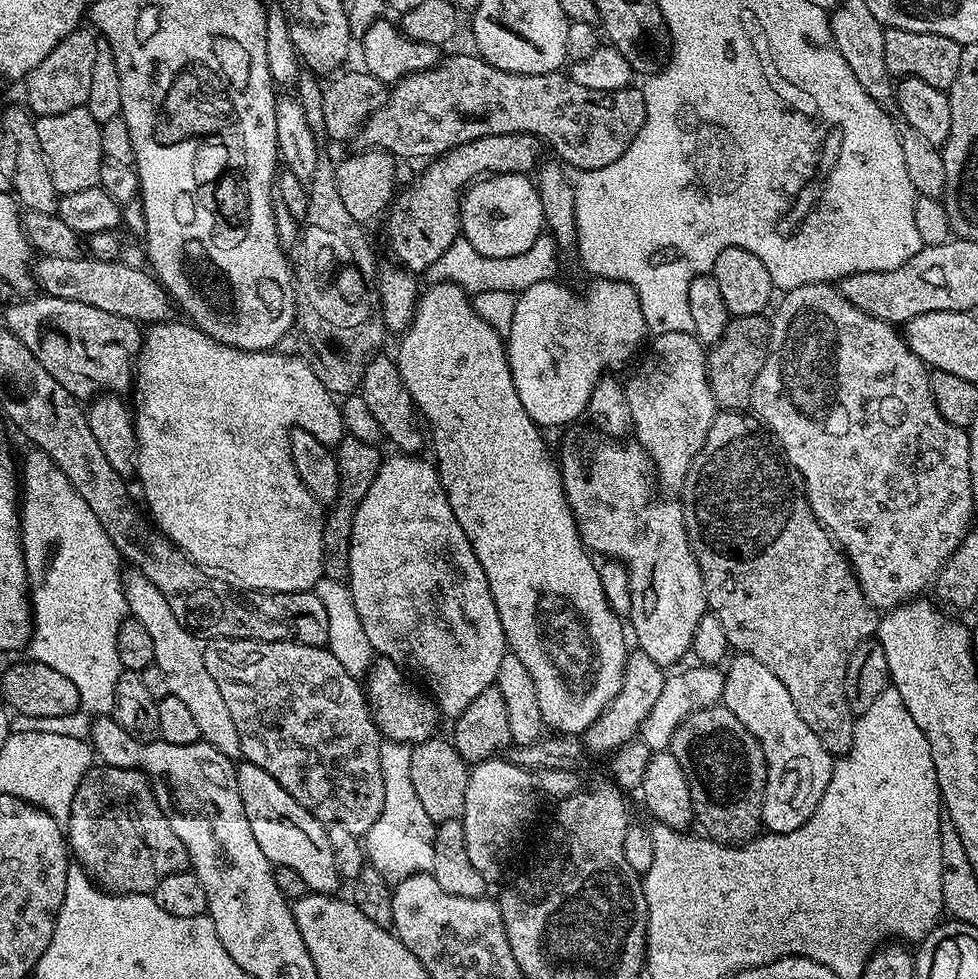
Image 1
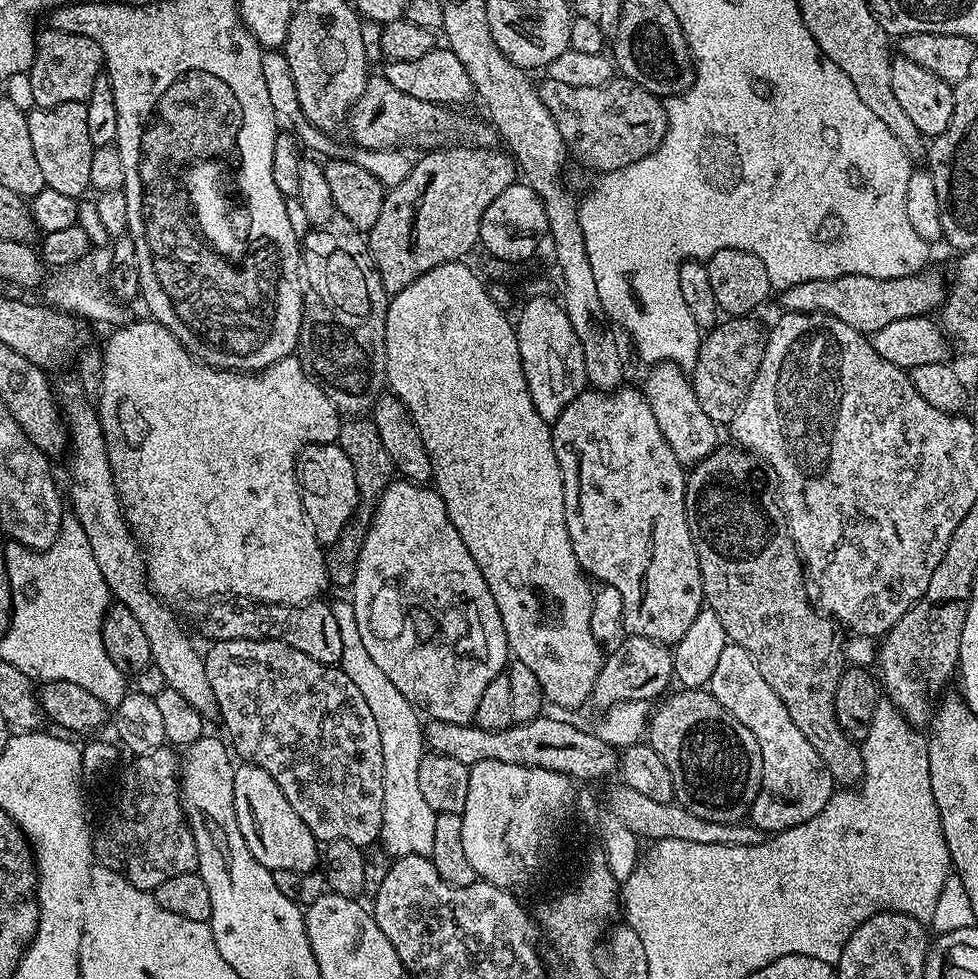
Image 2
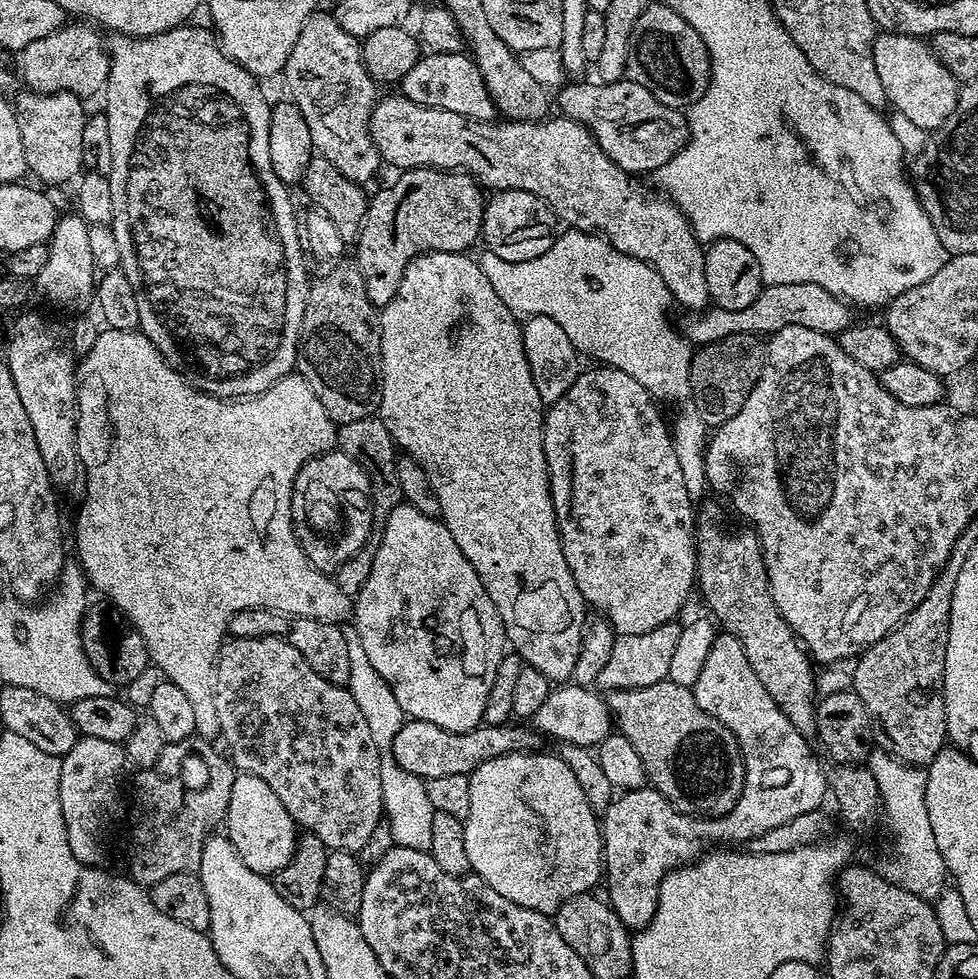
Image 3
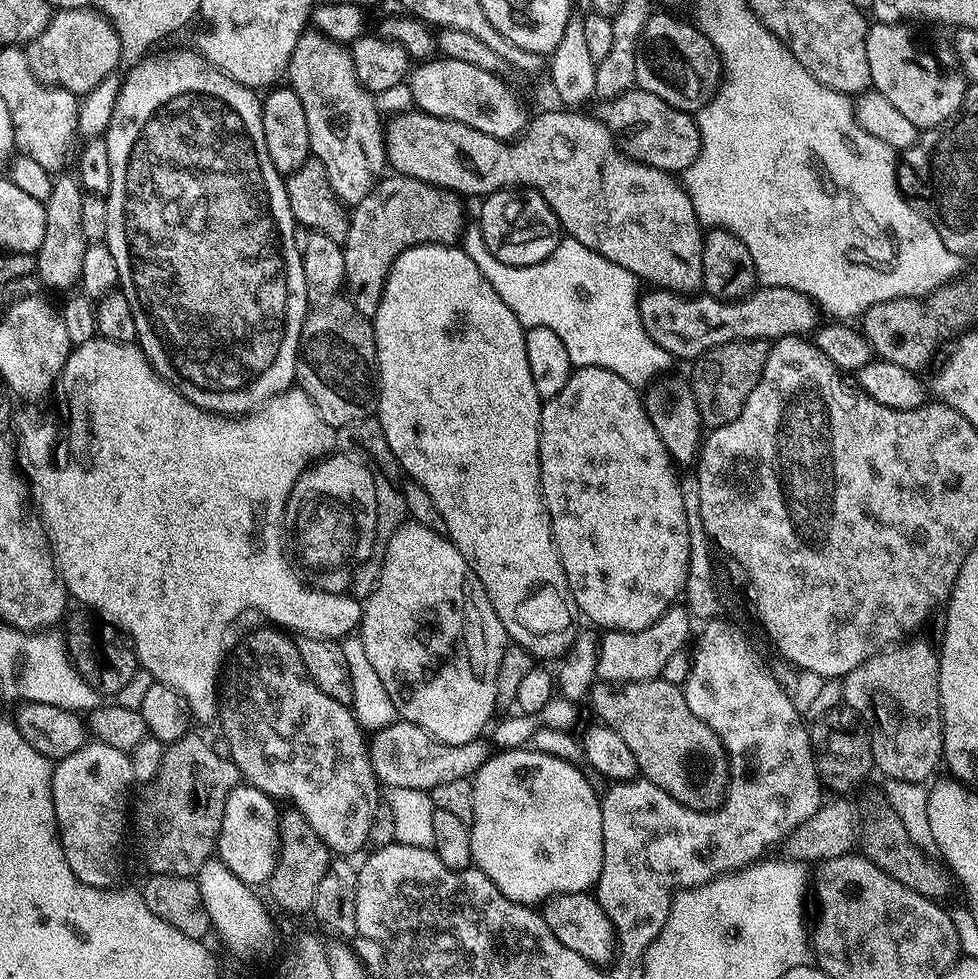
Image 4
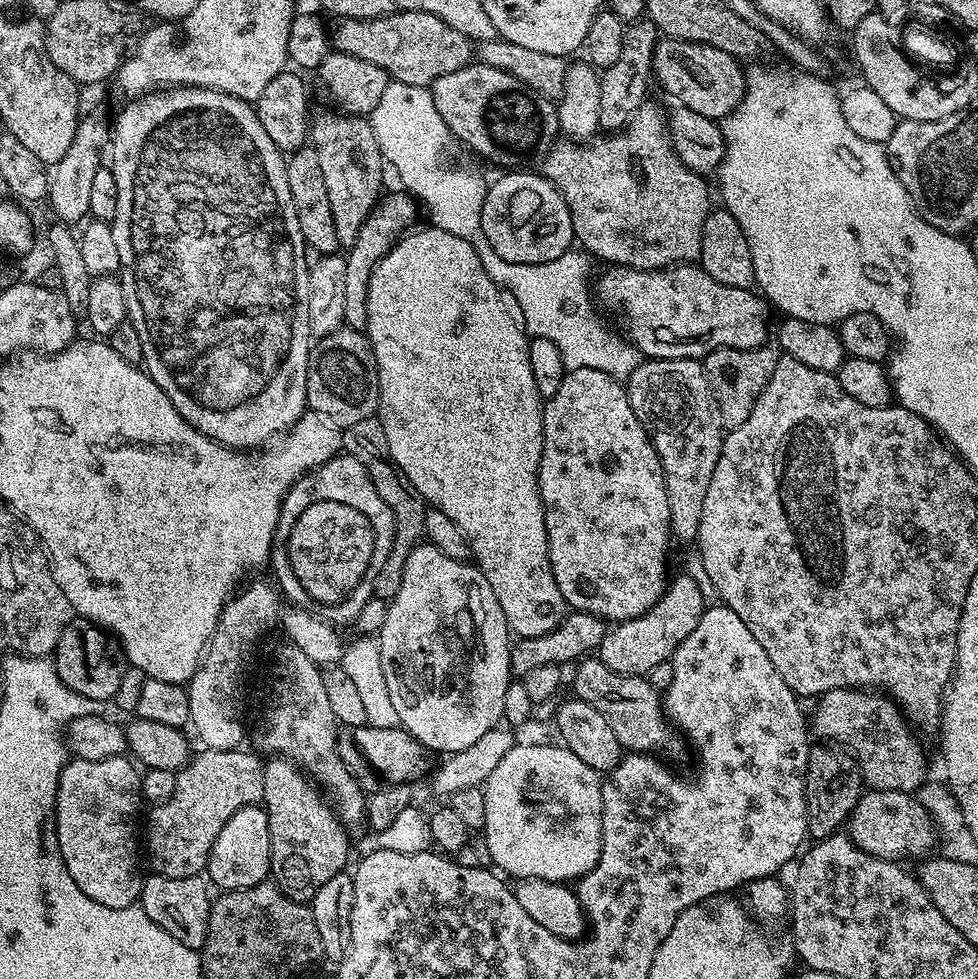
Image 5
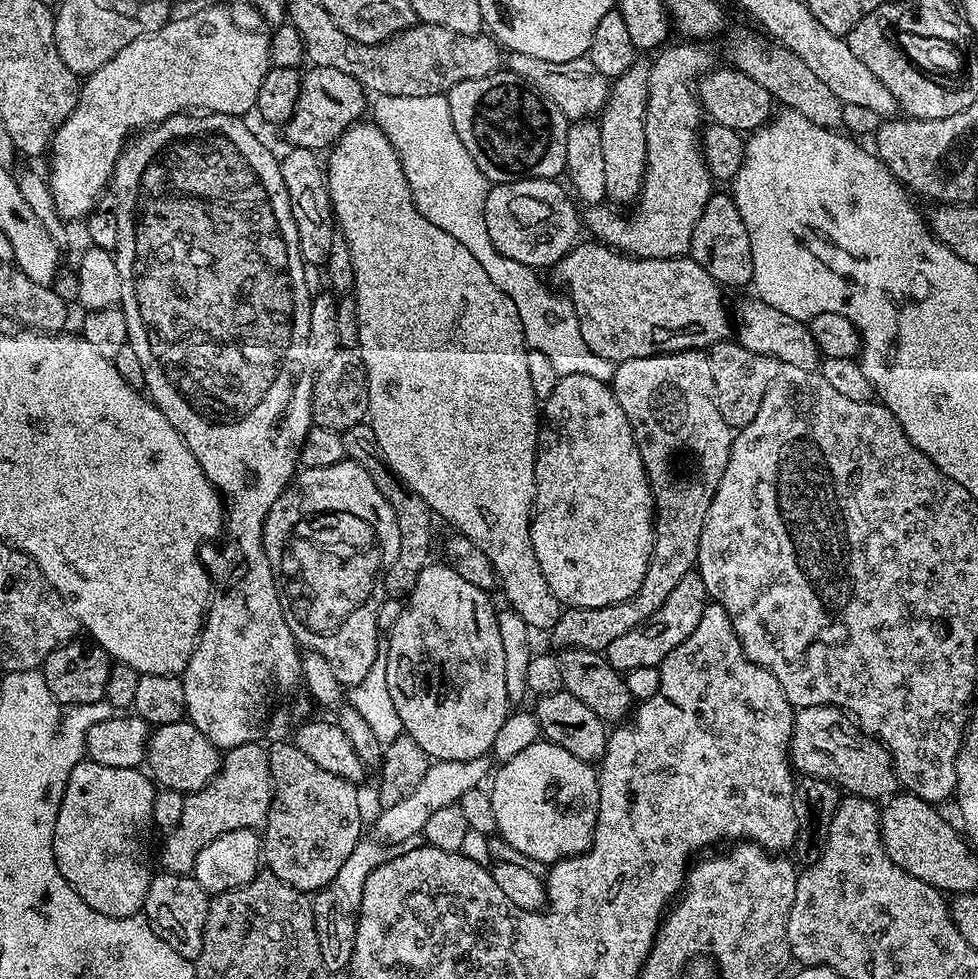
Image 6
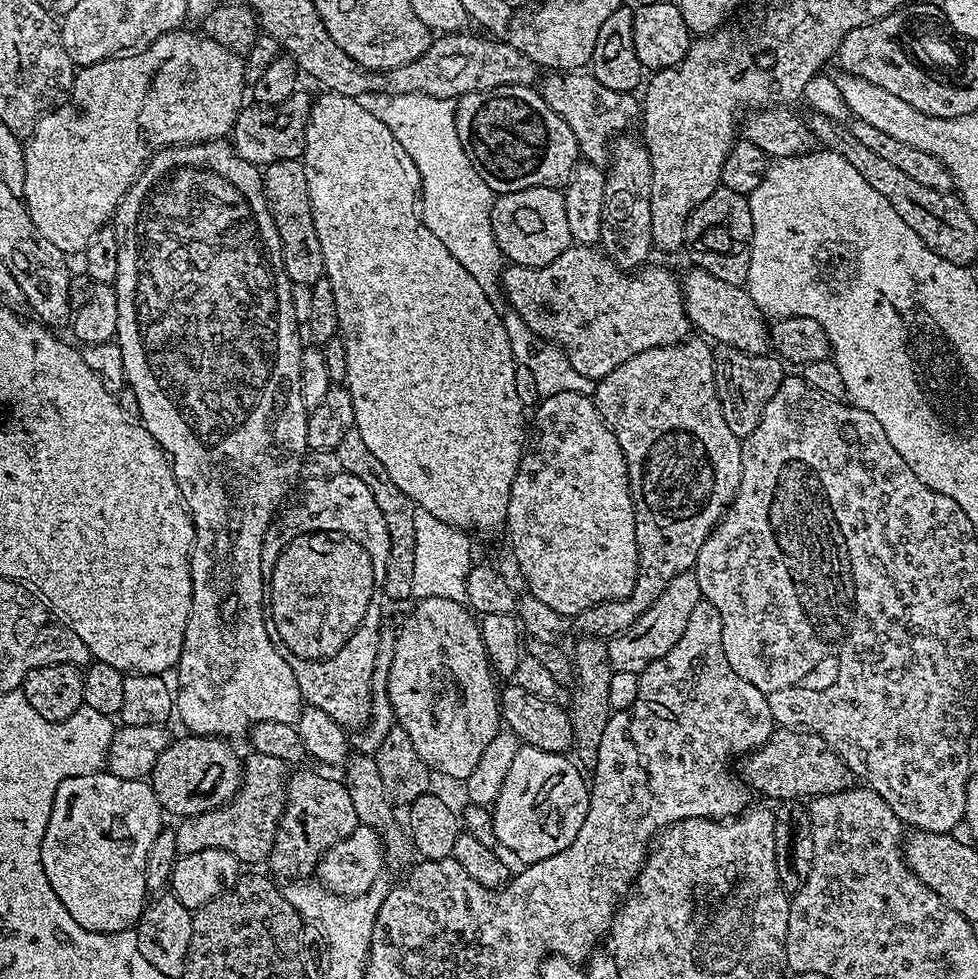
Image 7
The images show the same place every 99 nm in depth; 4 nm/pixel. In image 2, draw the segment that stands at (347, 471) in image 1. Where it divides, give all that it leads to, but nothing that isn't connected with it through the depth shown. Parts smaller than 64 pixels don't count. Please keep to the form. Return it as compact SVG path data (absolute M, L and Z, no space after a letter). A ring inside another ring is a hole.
M348 418L341 423L338 447L350 458L350 466L354 466L354 478L358 482L360 504L352 521L338 534L333 544L327 545L324 553L324 565L329 585L334 589L351 589L354 574L358 566L358 554L362 554L362 542L366 538L368 528L372 524L372 516L376 512L376 504L394 479L394 469L390 462L390 454L386 454L386 446L382 446L382 438L378 438L378 426L374 426L371 418Z

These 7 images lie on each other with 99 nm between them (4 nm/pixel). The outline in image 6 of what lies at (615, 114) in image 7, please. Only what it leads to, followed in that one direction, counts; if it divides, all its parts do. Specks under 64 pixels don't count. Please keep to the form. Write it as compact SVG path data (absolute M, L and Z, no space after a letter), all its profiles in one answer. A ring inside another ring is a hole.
M508 52L506 56L507 71L525 80L535 88L545 100L548 100L569 122L584 122L595 117L604 109L610 95L609 77L598 74L594 62L587 58L570 62L546 62L546 58L534 58L530 54Z

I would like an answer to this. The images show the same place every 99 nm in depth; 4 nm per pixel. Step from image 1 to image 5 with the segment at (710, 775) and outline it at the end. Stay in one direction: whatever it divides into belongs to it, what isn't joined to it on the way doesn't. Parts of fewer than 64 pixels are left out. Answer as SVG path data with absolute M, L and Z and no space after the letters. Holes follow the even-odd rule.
M585 658L579 661L575 668L576 674L572 680L573 695L577 699L588 702L590 706L594 707L594 710L602 714L625 751L634 754L660 754L660 751L664 751L663 755L668 757L676 756L683 748L686 748L685 741L678 735L677 729L670 723L662 707L661 695L645 677L616 675L614 670L610 670L610 666L606 666L606 662L602 662L599 658Z

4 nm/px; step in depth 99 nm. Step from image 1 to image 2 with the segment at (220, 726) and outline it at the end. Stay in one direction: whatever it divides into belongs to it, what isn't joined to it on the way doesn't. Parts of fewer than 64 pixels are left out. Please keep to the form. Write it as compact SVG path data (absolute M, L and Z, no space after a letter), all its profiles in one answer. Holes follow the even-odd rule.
M79 379L64 380L58 384L58 403L62 413L62 419L66 425L67 438L70 441L70 453L72 457L68 460L68 476L72 479L72 485L66 488L66 496L72 499L70 502L71 515L86 530L86 538L90 538L90 550L94 550L94 562L98 562L98 570L102 570L102 578L106 578L106 586L109 593L114 597L115 603L124 604L134 618L138 618L142 630L146 633L146 639L150 642L152 651L152 663L162 670L162 678L167 687L178 690L194 710L198 710L205 718L212 718L217 715L216 699L214 690L210 690L210 678L206 678L206 666L201 649L192 645L187 634L180 629L167 603L161 600L152 591L148 582L148 565L145 561L143 551L136 543L136 537L124 521L124 514L120 507L120 497L116 494L116 484L112 481L112 468L108 462L108 448L104 442L104 434L100 431L100 418L97 409L88 402L89 397L84 391L84 385Z

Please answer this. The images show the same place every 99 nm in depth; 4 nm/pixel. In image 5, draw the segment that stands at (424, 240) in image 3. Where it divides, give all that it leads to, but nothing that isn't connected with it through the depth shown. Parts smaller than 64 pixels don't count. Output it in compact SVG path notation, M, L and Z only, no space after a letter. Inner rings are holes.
M403 190L395 191L389 196L388 193L381 195L376 207L366 218L366 222L362 222L362 230L358 230L358 242L354 242L354 246L347 249L344 256L346 264L344 324L356 332L364 332L368 327L368 311L366 310L368 280L372 276L373 270L376 269L377 262L401 240L405 233L413 227L411 224L416 220L417 201Z

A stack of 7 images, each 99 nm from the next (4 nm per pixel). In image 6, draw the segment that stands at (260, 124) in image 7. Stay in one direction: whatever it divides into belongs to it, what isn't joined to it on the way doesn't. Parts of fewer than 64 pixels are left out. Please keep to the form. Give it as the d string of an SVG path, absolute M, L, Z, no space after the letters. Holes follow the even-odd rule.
M309 67L309 72L303 73L300 81L300 89L298 90L298 102L294 102L294 114L288 119L288 123L283 125L282 132L289 141L287 142L293 148L310 148L313 150L327 149L336 143L341 133L352 127L361 119L360 116L365 115L366 100L364 104L364 96L366 90L354 78L350 78L350 74L342 74L342 70L334 70L333 68L317 68Z

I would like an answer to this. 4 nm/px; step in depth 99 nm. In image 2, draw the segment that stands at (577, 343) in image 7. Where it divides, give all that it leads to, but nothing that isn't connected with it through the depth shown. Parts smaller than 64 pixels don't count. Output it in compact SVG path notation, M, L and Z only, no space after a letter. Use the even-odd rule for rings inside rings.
M932 266L922 272L915 272L906 278L870 278L866 274L846 274L829 280L798 282L779 293L781 309L784 312L825 312L827 316L854 326L854 330L875 334L882 326L898 322L911 316L926 316L935 313L944 303L946 276L935 272Z

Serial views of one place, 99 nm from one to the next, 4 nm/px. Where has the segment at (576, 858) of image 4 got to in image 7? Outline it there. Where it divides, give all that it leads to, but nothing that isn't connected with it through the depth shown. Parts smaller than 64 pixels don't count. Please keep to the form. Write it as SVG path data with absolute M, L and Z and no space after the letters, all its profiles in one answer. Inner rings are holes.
M522 746L514 755L510 768L506 771L506 778L502 783L494 807L491 809L494 822L495 843L509 848L518 859L524 860L525 865L536 864L540 860L550 858L570 846L588 813L588 797L590 784L574 765L568 761L567 755L558 752L547 752L541 748Z

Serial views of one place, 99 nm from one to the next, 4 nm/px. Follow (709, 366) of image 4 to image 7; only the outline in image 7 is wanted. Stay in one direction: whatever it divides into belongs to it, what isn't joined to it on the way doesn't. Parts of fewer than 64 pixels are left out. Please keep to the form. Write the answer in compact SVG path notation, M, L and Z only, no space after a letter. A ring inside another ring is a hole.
M725 344L715 345L714 363L716 387L724 406L724 415L732 425L732 432L741 438L749 436L758 426L766 410L766 402L770 402L770 398L778 394L778 386L782 386L786 375L785 365L775 355L755 356Z

